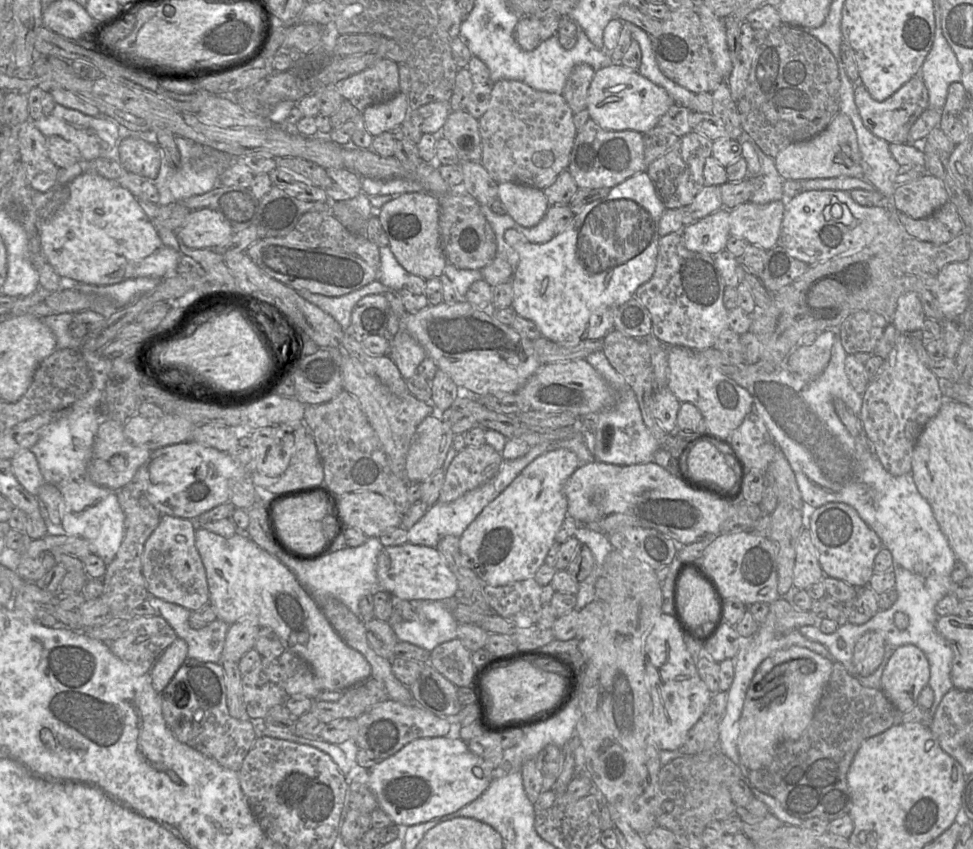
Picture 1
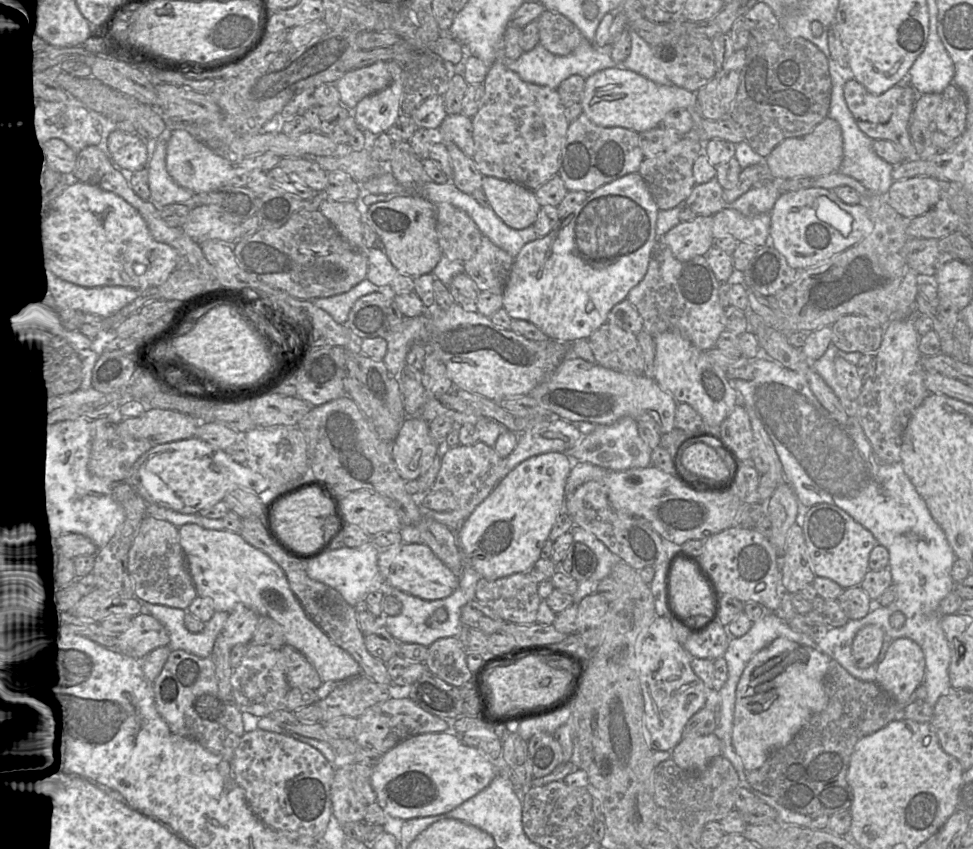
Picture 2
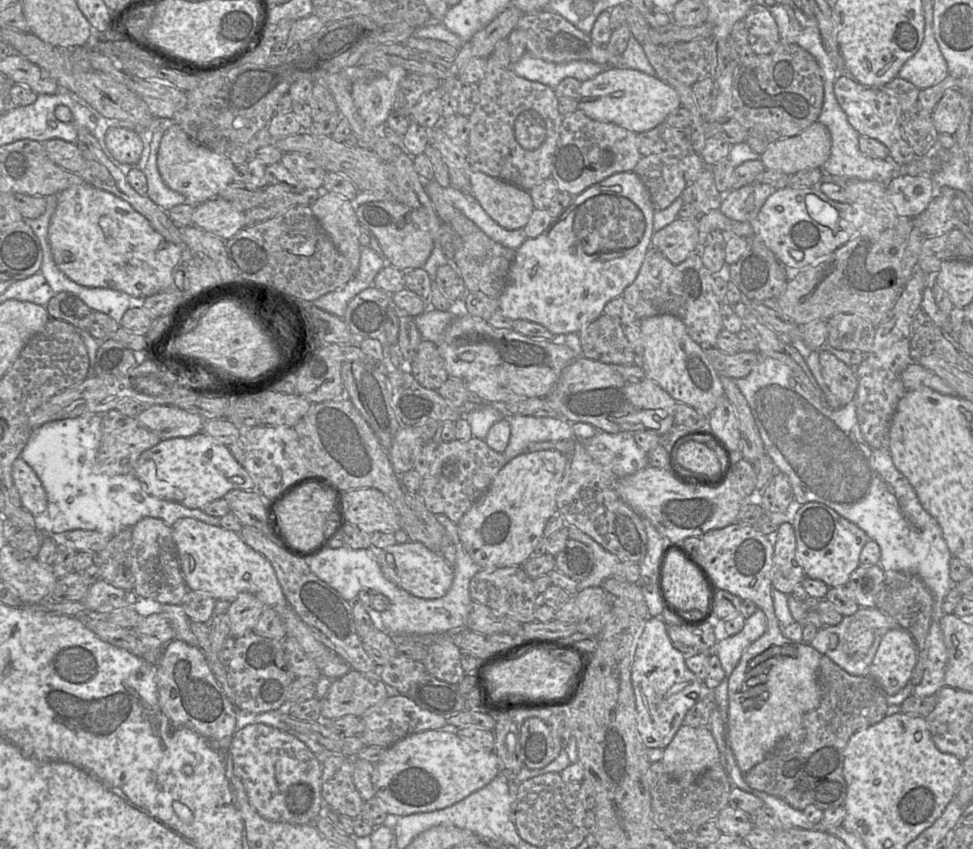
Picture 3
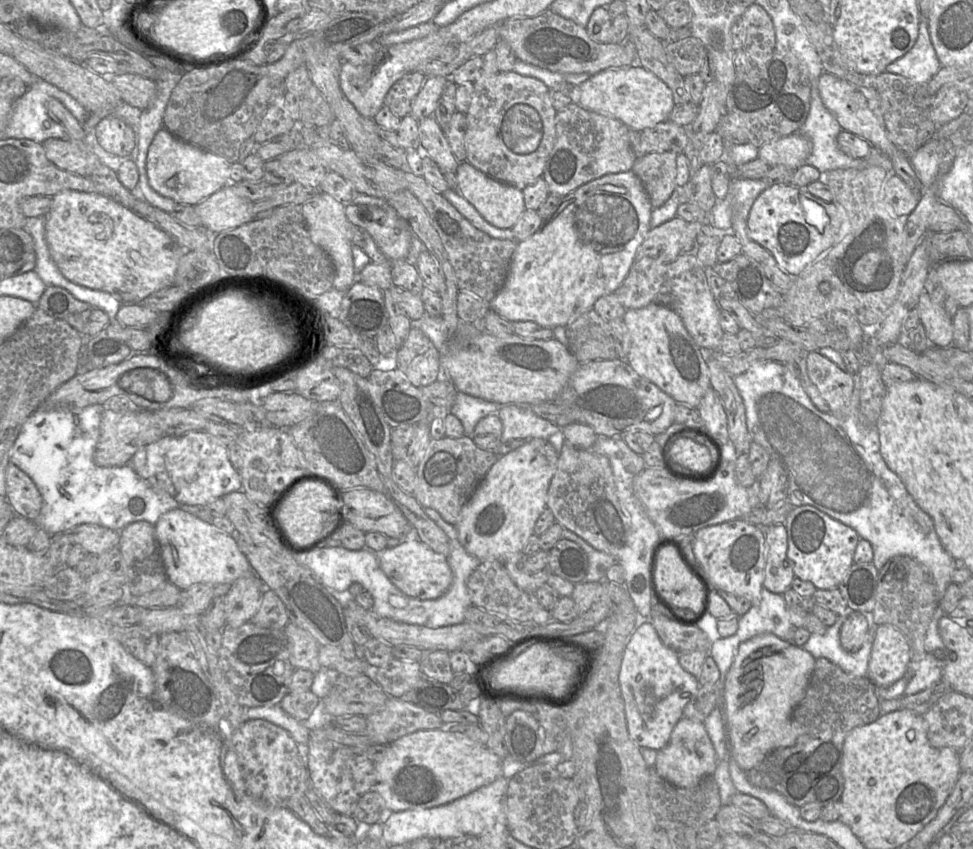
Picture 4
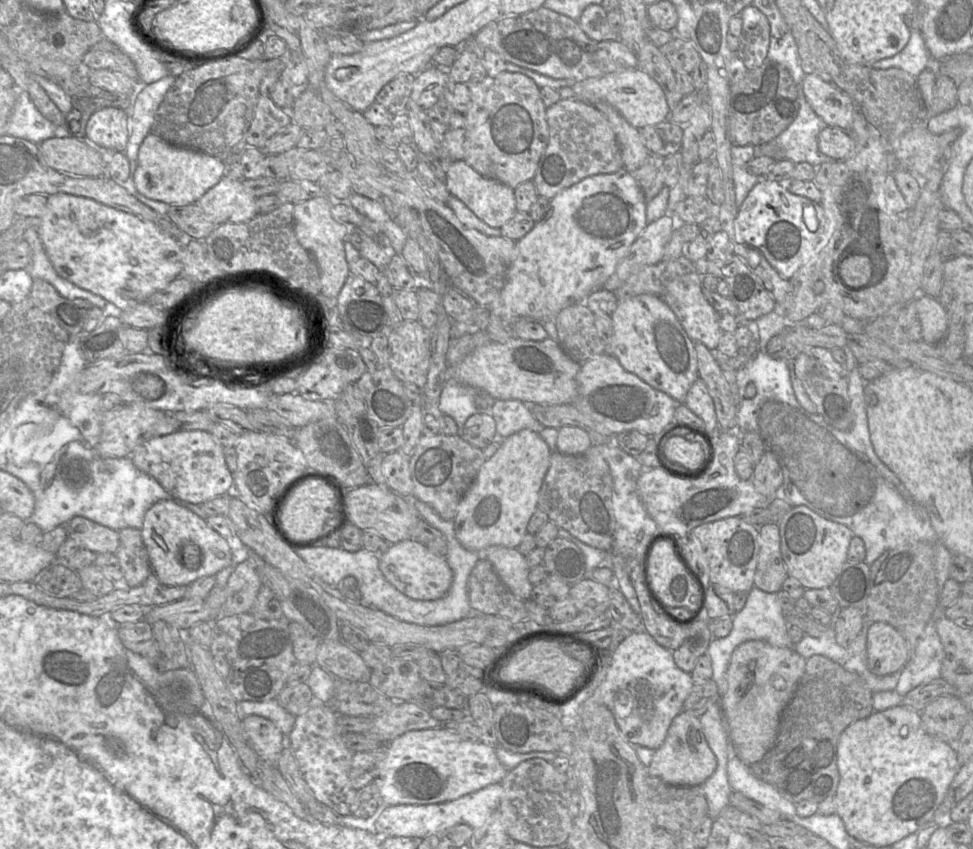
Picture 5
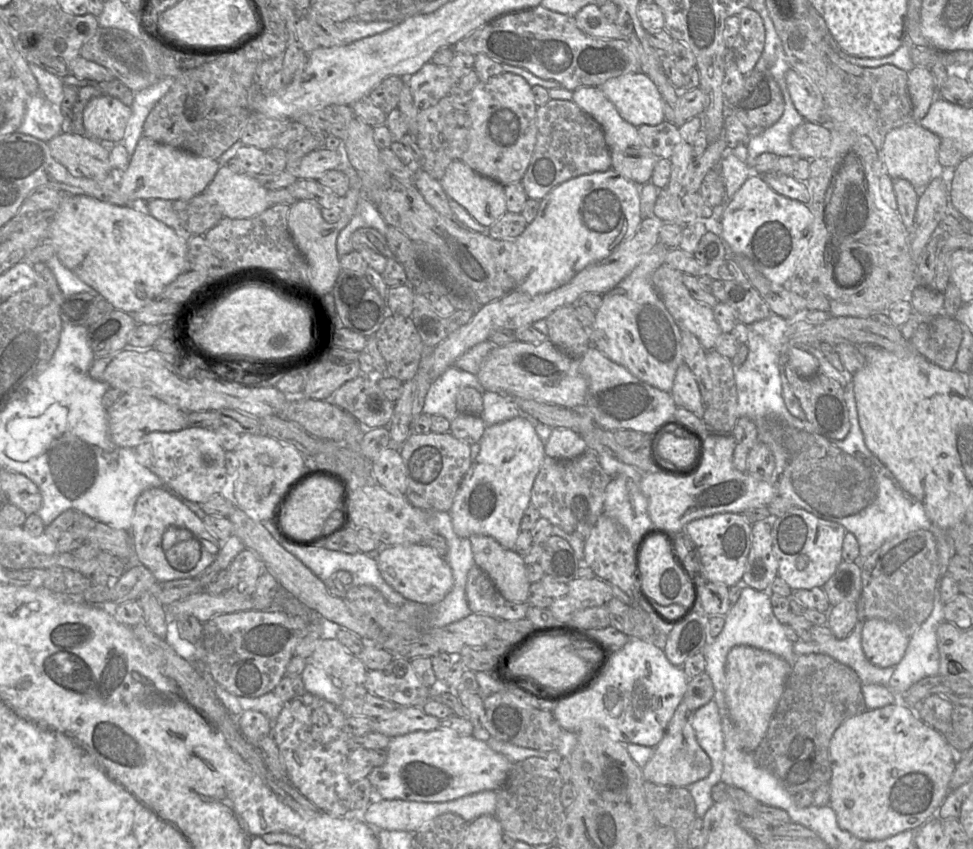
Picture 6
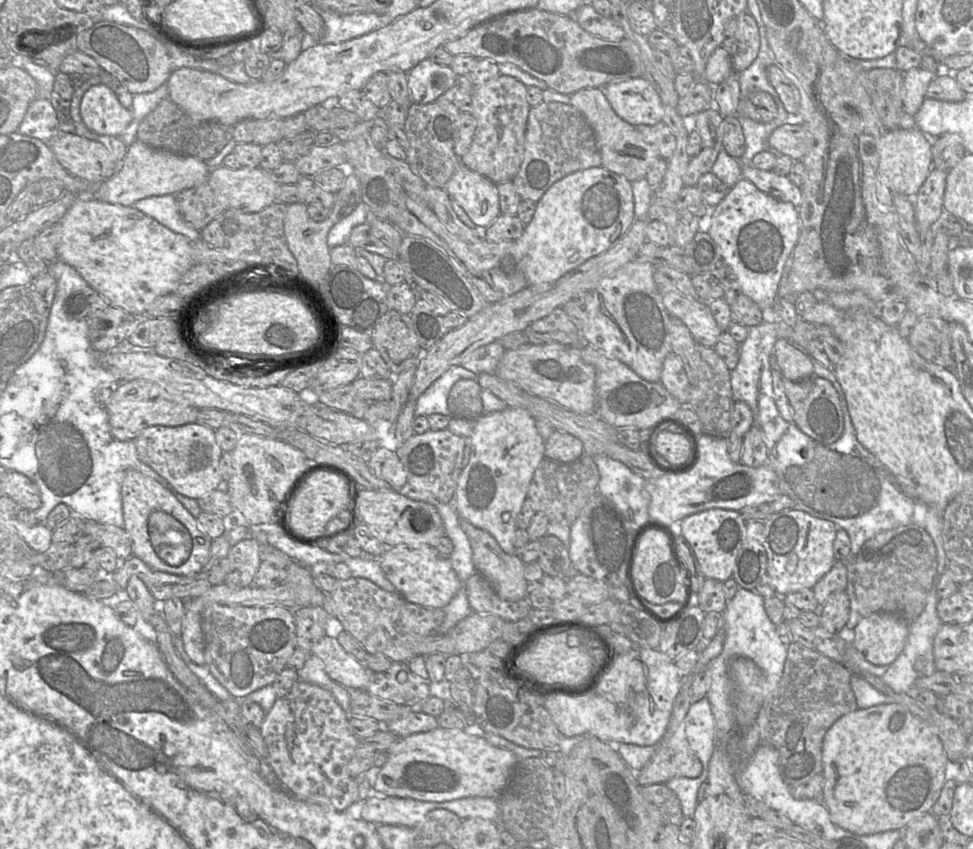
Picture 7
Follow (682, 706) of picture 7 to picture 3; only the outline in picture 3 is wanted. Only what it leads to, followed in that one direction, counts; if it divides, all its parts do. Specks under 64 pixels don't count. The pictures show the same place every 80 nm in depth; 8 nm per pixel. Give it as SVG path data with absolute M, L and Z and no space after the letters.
M683 724L664 749L662 763L667 773L681 785L690 785L706 770L720 763L720 752L710 729Z

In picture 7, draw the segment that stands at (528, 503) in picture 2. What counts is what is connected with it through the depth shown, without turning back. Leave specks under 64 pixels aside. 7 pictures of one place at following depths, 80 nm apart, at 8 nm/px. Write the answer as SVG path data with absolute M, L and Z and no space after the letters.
M508 407L500 412L483 413L477 418L468 442L472 448L472 454L458 478L452 506L460 519L465 519L487 531L505 553L515 555L516 518L527 498L534 472L545 458L545 441L538 433L532 415L520 408Z

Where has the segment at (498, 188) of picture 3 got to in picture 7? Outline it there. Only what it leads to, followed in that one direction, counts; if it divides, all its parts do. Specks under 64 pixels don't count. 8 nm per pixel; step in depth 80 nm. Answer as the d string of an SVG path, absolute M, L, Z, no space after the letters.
M461 164L444 187L475 225L487 228L500 216L497 184Z

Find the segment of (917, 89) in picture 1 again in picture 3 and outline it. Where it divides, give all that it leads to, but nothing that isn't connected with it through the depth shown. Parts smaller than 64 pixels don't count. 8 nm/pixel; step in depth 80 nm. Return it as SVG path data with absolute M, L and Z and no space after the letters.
M842 75L837 77L834 82L833 90L837 102L845 112L847 119L852 127L859 133L859 135L876 139L884 144L889 149L889 159L895 162L898 166L906 166L907 164L911 163L916 157L923 157L916 156L913 149L901 135L901 109L896 98L894 98L893 96L889 96L881 89L867 87L857 82L850 75Z

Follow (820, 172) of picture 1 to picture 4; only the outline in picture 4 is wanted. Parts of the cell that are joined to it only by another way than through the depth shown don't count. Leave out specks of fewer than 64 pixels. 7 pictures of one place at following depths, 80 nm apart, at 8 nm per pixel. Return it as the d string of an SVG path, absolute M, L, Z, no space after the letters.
M796 132L762 145L758 149L758 156L770 166L784 165L795 170L806 164L811 151L810 140Z

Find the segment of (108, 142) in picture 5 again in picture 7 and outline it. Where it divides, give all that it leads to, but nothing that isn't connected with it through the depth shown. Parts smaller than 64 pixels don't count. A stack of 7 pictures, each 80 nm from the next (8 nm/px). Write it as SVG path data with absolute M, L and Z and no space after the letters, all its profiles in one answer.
M97 84L84 93L80 115L92 132L120 137L132 120L132 107L124 108L109 87Z

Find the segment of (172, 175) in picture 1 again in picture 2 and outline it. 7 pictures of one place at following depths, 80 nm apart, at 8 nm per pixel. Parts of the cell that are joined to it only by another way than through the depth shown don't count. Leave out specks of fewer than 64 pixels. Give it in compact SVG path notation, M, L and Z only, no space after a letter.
M169 130L158 139L152 158L148 162L150 200L159 208L174 203L190 203L195 193L178 185L166 169L166 142Z

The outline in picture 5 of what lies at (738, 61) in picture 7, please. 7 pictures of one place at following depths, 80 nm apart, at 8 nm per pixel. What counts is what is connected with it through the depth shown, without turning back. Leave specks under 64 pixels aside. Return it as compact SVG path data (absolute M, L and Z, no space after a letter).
M748 5L739 13L742 19L740 44L735 54L748 70L760 66L766 59L770 44L770 24L755 6Z

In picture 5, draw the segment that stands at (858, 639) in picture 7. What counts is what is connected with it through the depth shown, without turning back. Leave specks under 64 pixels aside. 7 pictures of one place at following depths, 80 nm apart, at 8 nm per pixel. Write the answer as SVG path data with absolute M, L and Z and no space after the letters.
M872 622L867 633L868 668L878 676L902 670L909 659L904 636L885 622Z

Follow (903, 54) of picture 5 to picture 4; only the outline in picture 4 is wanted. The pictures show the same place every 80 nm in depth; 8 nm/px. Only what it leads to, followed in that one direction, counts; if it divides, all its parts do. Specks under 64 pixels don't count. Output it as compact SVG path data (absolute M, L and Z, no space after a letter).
M921 17L914 46L886 67L889 73L902 75L918 85L926 85L942 67L929 33L928 17Z

